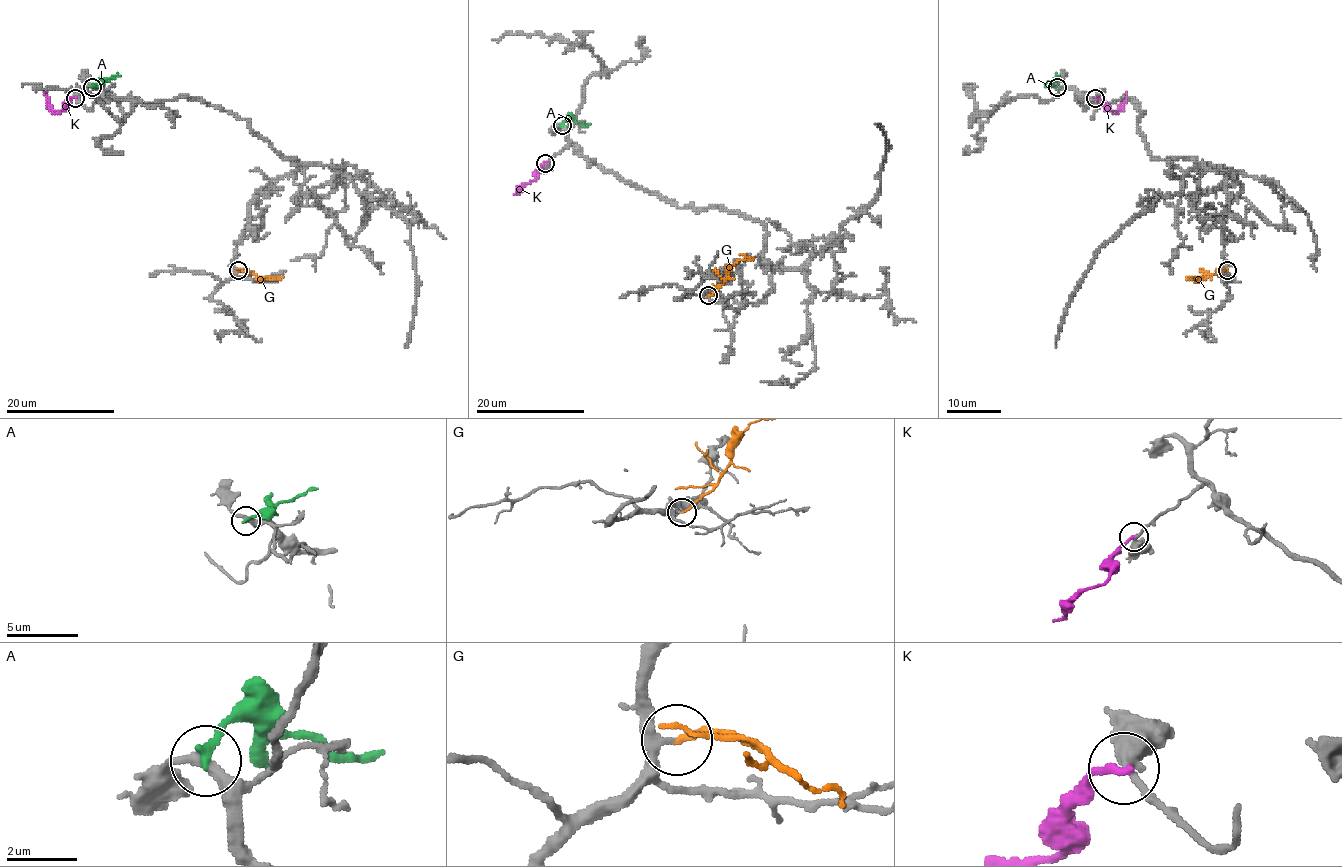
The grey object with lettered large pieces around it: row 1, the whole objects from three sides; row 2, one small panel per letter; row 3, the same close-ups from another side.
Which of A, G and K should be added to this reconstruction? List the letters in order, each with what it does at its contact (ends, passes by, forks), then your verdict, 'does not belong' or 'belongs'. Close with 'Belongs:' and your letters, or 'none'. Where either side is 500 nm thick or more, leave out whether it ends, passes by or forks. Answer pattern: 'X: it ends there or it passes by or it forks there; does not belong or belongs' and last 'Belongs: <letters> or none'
A: it ends there; does not belong
G: it ends there; belongs
K: it ends there; does not belong
Belongs: G

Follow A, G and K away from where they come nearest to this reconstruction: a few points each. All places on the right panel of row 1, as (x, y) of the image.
A: (1058, 87), (1051, 83), (1056, 75)
G: (1227, 270), (1219, 269), (1208, 276), (1185, 278)
K: (1096, 98), (1116, 111), (1124, 102), (1127, 91)

